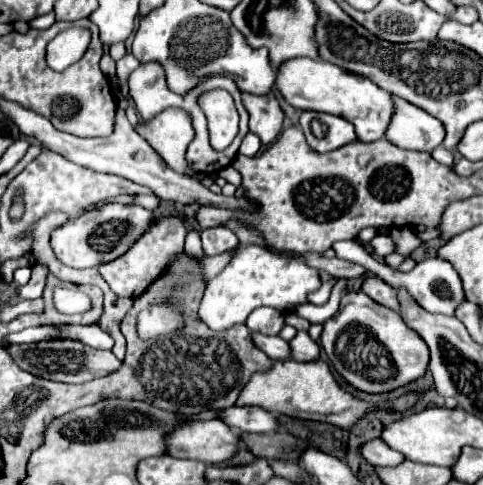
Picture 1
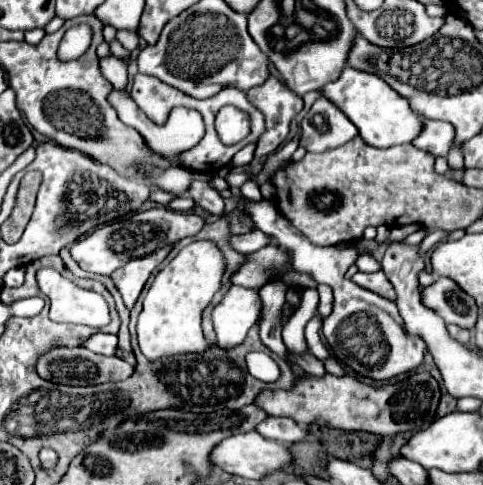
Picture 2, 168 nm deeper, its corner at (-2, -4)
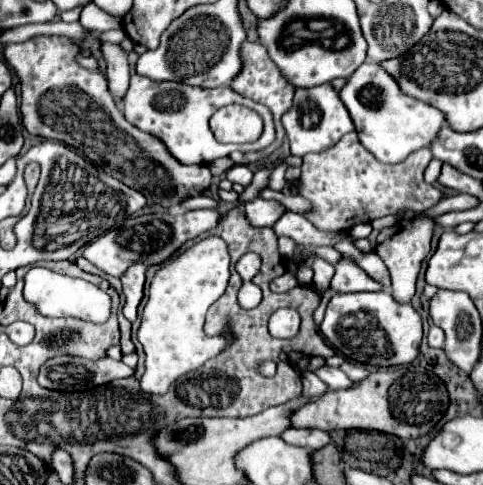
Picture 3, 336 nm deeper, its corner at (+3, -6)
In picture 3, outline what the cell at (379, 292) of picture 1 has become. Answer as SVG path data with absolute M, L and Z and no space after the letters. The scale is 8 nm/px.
M341 259L335 265L335 275L331 279L331 289L337 293L355 293L355 291L383 291L383 285L371 279L361 267L349 259Z

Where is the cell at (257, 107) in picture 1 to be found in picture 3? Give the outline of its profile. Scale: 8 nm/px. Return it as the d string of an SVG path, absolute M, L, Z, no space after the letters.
M255 41L255 43L245 43L243 47L241 47L241 51L243 51L243 61L245 61L245 67L243 67L243 71L237 75L237 79L233 79L233 83L231 83L231 87L239 93L239 95L245 95L245 97L249 97L249 99L253 99L253 101L257 101L257 103L263 103L265 107L269 107L269 111L273 113L273 121L275 121L275 131L277 131L277 137L275 137L275 141L269 145L269 147L265 147L263 151L255 151L255 153L239 153L239 151L235 151L235 153L231 153L229 157L235 161L235 163L251 163L251 161L257 161L259 157L263 157L263 155L271 155L281 143L283 143L283 139L285 139L285 129L283 129L283 125L281 125L281 115L293 105L293 95L295 95L295 89L281 77L281 73L279 73L279 69L277 69L277 65L269 59L269 55L267 55L267 51L265 51L265 47L259 43L259 41Z

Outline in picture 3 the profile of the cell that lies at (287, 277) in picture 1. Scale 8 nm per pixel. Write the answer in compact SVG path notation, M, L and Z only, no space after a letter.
M207 237L199 243L195 243L193 247L185 249L179 257L169 259L167 263L163 263L163 267L155 273L155 277L151 281L151 287L149 287L149 301L143 309L141 325L139 325L139 331L137 331L137 339L145 347L145 355L147 355L145 373L141 377L141 391L143 393L147 393L147 395L167 393L169 385L177 377L181 377L189 371L195 371L207 359L217 357L225 347L230 345L233 341L231 327L225 327L225 331L221 335L217 335L217 341L203 333L205 313L207 313L209 305L215 303L225 293L227 281L229 281L229 253L227 253L225 241L217 239L217 237Z

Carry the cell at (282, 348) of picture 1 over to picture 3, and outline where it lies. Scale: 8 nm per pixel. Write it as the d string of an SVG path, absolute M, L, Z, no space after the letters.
M323 365L323 367L319 367L319 369L315 371L315 375L317 375L329 389L347 389L347 387L351 387L349 377L347 377L345 373L341 373L339 369L335 369L335 367Z

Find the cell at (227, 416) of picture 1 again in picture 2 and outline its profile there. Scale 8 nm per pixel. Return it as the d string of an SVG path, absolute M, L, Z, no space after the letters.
M268 417L266 421L262 421L262 425L258 425L256 431L268 439L274 439L274 441L280 441L286 445L304 441L310 435L310 431L306 427L302 427L296 421L286 419L286 417Z

